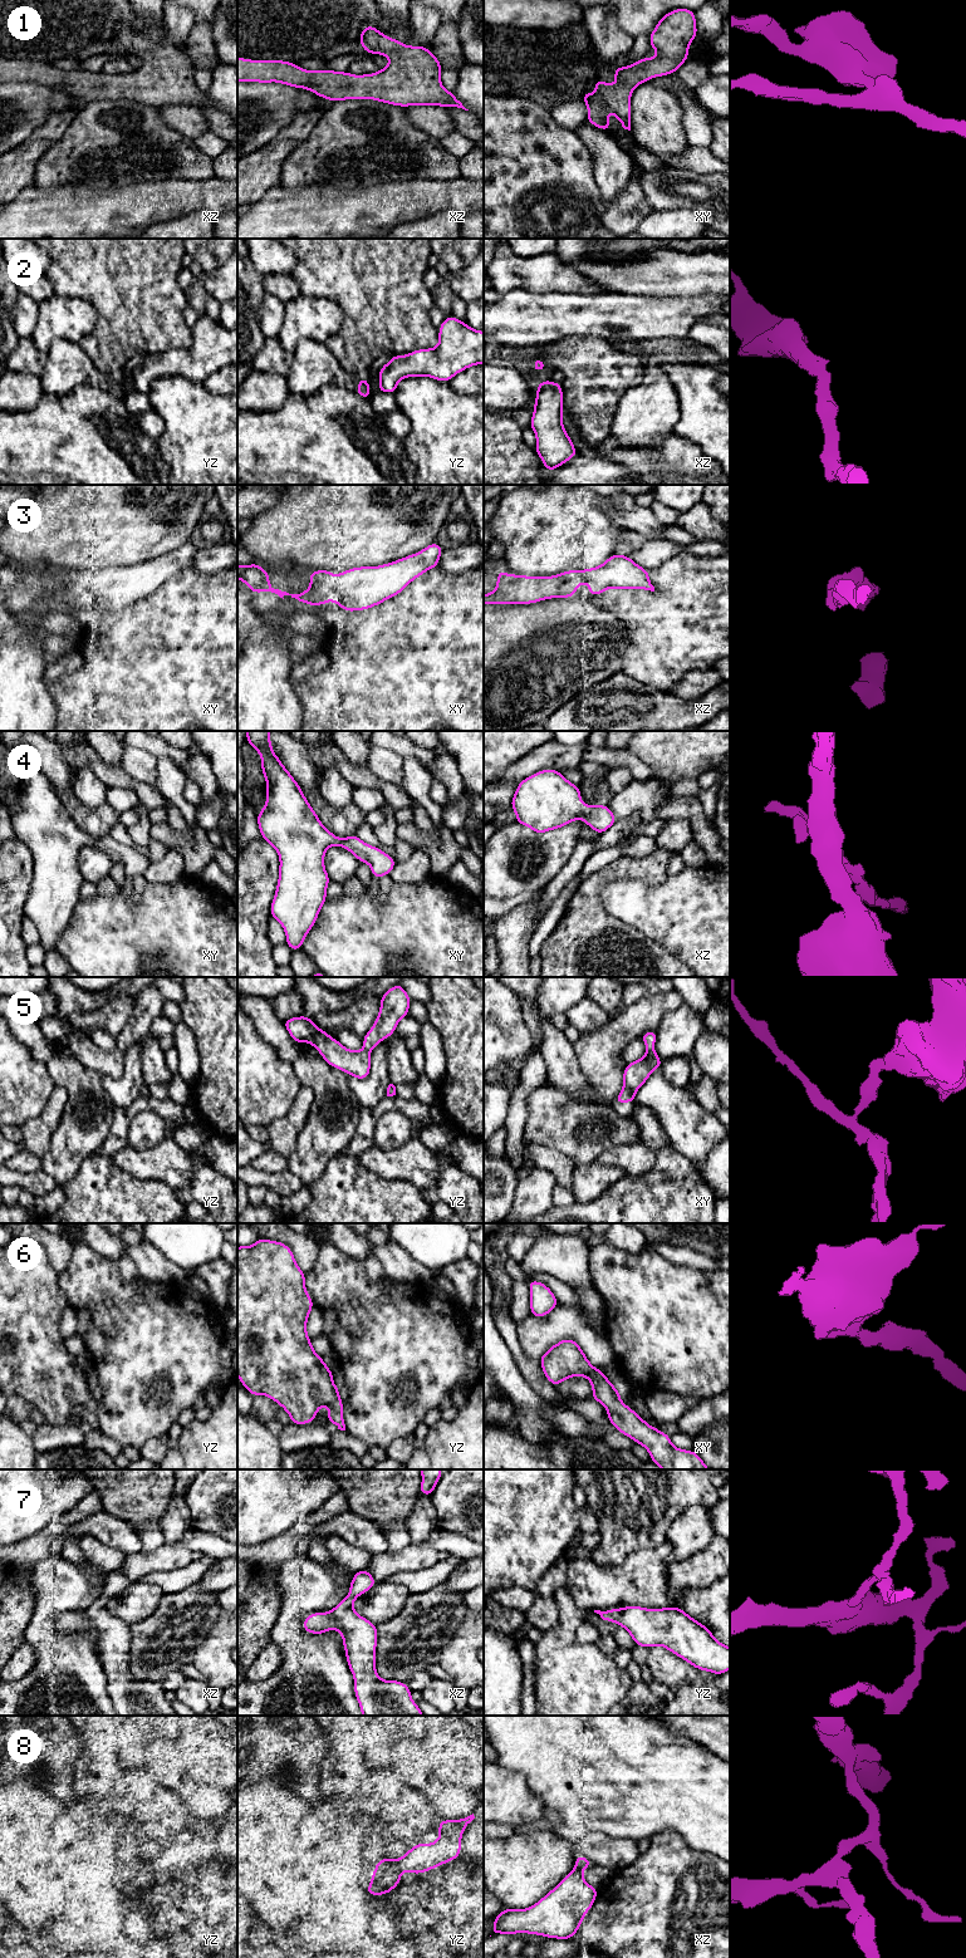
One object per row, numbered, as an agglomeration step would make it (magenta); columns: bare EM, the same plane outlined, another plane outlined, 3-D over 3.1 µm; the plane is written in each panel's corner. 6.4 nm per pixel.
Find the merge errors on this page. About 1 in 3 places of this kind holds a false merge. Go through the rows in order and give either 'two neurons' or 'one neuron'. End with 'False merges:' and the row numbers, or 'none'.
1: one neuron
2: one neuron
3: one neuron
4: one neuron
5: one neuron
6: one neuron
7: one neuron
8: one neuron
False merges: none

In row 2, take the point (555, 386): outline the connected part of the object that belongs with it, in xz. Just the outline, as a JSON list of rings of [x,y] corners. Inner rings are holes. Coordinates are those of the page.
[[[544,379],[536,386],[536,399],[529,427],[535,432],[535,451],[548,471],[555,471],[568,460],[578,456],[578,451],[563,427],[560,383]]]

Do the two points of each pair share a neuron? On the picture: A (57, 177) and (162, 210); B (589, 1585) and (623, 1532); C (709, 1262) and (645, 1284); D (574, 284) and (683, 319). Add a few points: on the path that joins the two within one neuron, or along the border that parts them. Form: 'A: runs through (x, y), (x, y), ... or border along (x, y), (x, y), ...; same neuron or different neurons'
A: border along (69, 185), (83, 185), (93, 190), (127, 186); different neurons
B: border along (629, 1554), (616, 1565), (597, 1565), (591, 1559); different neurons
C: border along (665, 1257), (677, 1265), (716, 1270); different neurons
D: border along (574, 290), (582, 294), (607, 294), (612, 292); different neurons

